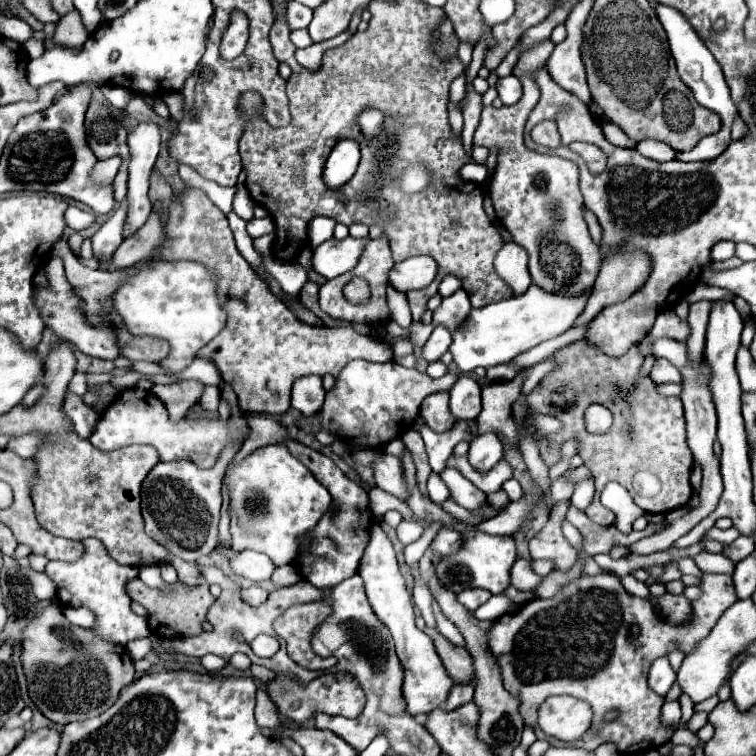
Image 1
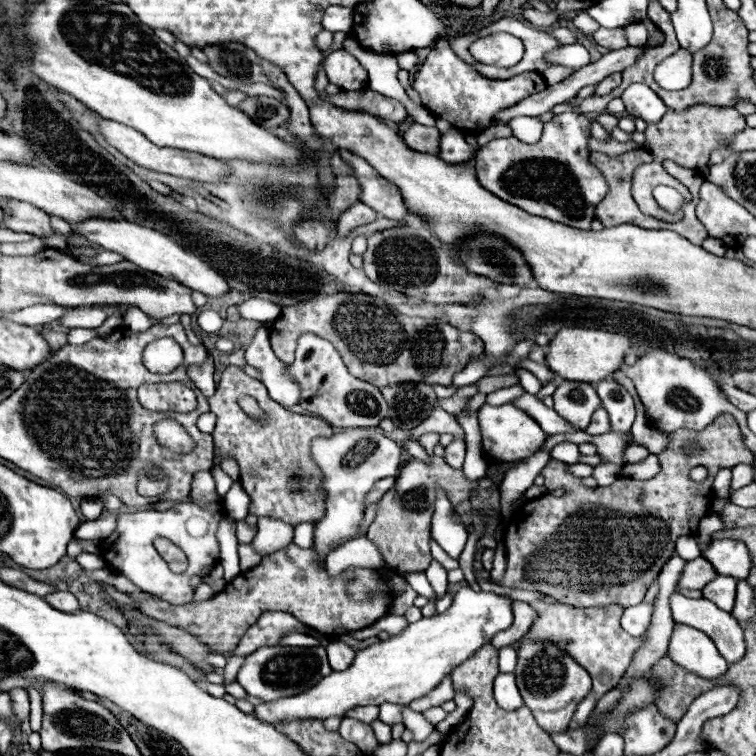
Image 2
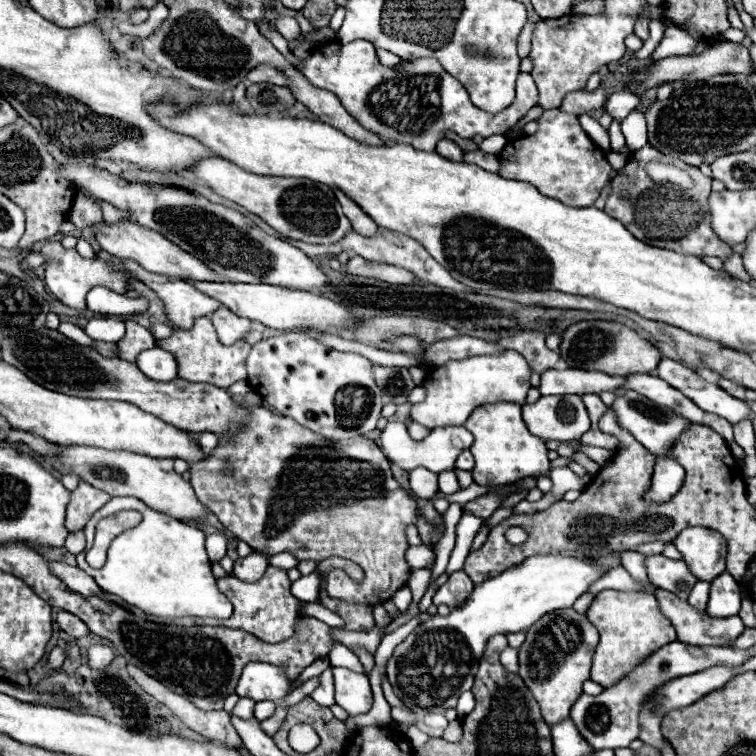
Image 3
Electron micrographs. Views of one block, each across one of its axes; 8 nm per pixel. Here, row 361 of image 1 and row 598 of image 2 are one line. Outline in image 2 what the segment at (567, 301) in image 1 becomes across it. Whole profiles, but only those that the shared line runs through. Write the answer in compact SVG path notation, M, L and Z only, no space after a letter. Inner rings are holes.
M466 584L455 593L446 612L408 624L400 634L392 634L382 642L358 650L354 662L346 670L332 672L302 694L276 702L262 702L256 706L254 714L258 714L260 720L274 724L280 720L304 718L326 720L330 716L344 716L344 712L356 706L380 706L384 702L410 704L432 692L456 666L464 664L482 646L490 644L498 632L510 628L514 622L510 606L512 598L482 588L476 590ZM464 644L466 652L462 652Z

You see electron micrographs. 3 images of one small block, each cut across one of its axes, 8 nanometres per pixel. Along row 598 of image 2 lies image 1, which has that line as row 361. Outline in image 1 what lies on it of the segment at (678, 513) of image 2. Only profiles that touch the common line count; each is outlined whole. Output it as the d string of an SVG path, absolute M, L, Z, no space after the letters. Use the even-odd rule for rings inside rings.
M586 342L572 344L568 358L564 352L556 352L554 360L564 366L564 378L554 378L554 390L542 390L540 386L526 396L528 404L536 412L554 414L562 420L562 432L548 440L562 446L570 438L580 440L580 456L596 478L596 494L586 514L592 522L610 526L614 512L600 504L600 492L606 482L622 484L644 512L668 512L684 506L692 496L690 470L692 452L686 444L686 420L684 408L678 396L660 396L656 384L650 378L640 378L632 390L634 378L638 376L642 356L638 348L632 348L622 358L608 358L600 350L594 350ZM590 404L606 406L614 422L606 434L588 434L584 428L584 410Z

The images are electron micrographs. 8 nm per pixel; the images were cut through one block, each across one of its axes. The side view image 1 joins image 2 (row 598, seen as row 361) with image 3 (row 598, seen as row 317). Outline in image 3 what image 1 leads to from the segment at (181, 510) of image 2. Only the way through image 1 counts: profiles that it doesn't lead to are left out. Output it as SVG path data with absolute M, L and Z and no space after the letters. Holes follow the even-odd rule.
M112 498L90 518L90 522L84 528L84 534L86 534L86 548L76 556L78 568L88 572L104 592L120 596L124 602L140 608L142 612L160 618L184 618L184 616L220 618L220 620L230 618L232 604L216 588L212 562L208 560L204 548L206 534L202 530L186 522L180 522L172 516L166 516L162 512L154 512L136 498ZM122 510L138 510L142 512L144 518L138 526L122 532L112 540L108 560L100 570L88 566L86 552L94 542L96 524L102 518L118 514Z

